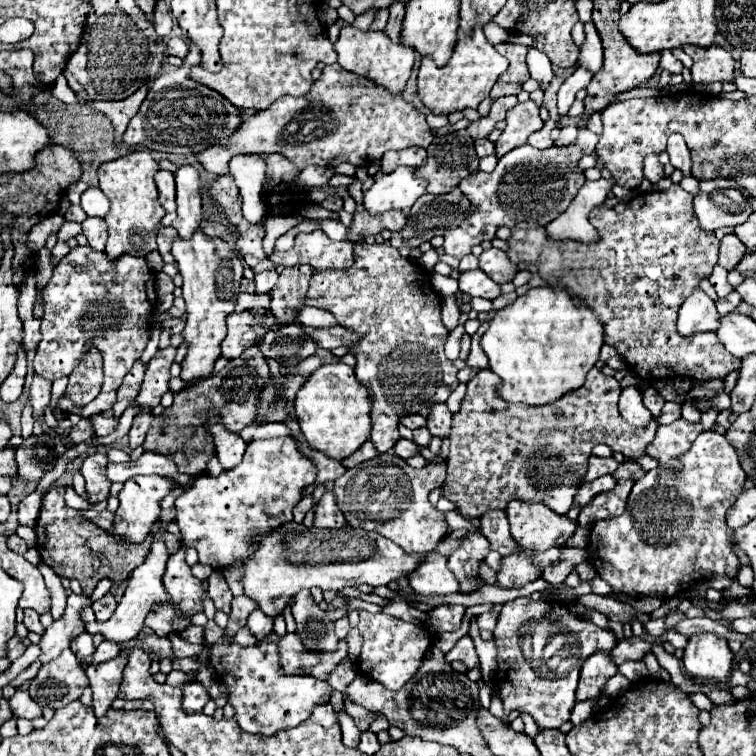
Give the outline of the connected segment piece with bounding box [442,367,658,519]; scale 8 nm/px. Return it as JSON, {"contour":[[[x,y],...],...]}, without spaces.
{"contour":[[[594,367],[586,383],[544,407],[524,403],[506,403],[496,395],[500,379],[490,369],[478,371],[468,383],[460,413],[454,415],[450,435],[448,479],[442,495],[456,503],[456,511],[474,519],[490,509],[504,509],[512,499],[526,503],[544,503],[558,515],[566,515],[574,495],[588,471],[588,457],[596,443],[604,443],[613,452],[638,459],[652,443],[658,423],[632,427],[618,413],[620,383]]]}

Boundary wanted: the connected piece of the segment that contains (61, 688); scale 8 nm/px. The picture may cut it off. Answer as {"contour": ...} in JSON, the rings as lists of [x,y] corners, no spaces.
{"contour":[[[64,649],[60,657],[40,667],[38,675],[30,681],[30,697],[42,705],[60,709],[76,699],[88,687],[88,677],[70,649]]]}

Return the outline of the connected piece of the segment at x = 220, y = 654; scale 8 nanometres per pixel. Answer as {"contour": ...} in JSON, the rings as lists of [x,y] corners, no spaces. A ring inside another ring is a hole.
{"contour":[[[240,595],[232,599],[232,611],[228,627],[224,629],[222,641],[210,645],[210,667],[214,669],[216,677],[228,689],[228,703],[234,707],[234,717],[238,727],[246,733],[260,733],[260,735],[274,735],[276,731],[284,731],[290,727],[300,725],[308,719],[308,713],[320,703],[328,703],[332,697],[332,687],[316,677],[298,677],[286,675],[280,667],[280,653],[278,653],[278,635],[272,633],[268,639],[260,641],[254,647],[240,647],[232,641],[242,625],[246,625],[248,615],[258,609],[254,599],[248,595]]]}

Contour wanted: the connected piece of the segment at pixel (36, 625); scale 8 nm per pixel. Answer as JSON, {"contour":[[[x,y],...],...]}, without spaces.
{"contour":[[[24,609],[24,625],[26,625],[28,631],[34,631],[38,635],[44,633],[44,627],[40,623],[40,615],[36,611],[32,611],[32,609]]]}

